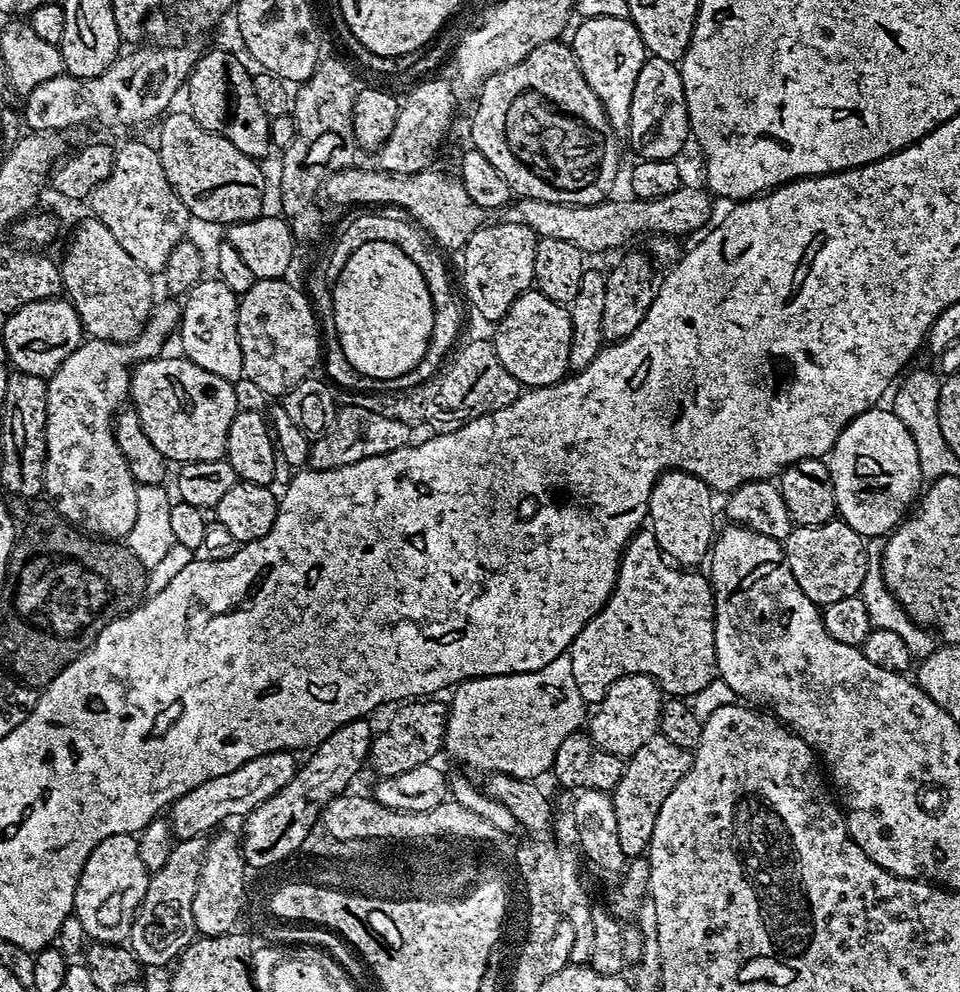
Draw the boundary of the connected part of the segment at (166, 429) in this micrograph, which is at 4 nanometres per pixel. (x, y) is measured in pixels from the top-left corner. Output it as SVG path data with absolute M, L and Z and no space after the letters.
M168 355L139 361L131 369L130 404L136 409L142 430L146 430L146 438L154 442L165 461L176 460L177 465L225 459L230 422L234 422L238 411L237 385L202 370L183 355Z

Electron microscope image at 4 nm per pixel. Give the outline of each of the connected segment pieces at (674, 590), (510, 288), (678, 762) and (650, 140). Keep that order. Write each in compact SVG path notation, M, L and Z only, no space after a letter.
M641 530L632 537L620 558L620 572L616 575L612 597L577 634L570 649L574 682L578 682L578 694L582 694L585 705L600 705L610 686L618 682L618 678L630 674L654 678L661 692L672 698L690 698L714 679L717 675L714 646L716 603L709 577L699 576L696 572L699 571L685 570L670 562L660 551L651 530Z
M514 222L486 224L464 243L464 292L484 320L498 322L523 292L534 284L534 250L537 234L530 226Z
M657 735L642 746L633 756L627 757L624 773L618 786L610 795L614 802L614 815L618 817L618 843L626 858L643 857L654 834L654 822L658 822L658 810L666 802L670 790L682 782L686 770L690 770L693 753L682 746L674 746L665 736Z
M649 55L644 61L642 70L638 70L638 78L634 82L634 98L630 98L630 122L626 129L632 135L632 148L640 160L676 160L683 150L684 143L689 143L688 107L686 94L682 86L679 67L666 58Z

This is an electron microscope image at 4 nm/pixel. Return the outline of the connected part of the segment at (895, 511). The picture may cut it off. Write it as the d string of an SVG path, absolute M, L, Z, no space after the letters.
M884 406L855 416L834 442L826 463L834 482L839 519L865 538L887 537L905 519L922 492L925 477L918 466L918 446L914 446L910 430Z

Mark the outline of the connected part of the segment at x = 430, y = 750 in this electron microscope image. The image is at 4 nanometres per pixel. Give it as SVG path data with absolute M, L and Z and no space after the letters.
M417 698L411 702L404 702L395 709L396 713L388 720L388 729L385 732L377 731L372 737L372 748L368 751L367 763L377 773L377 777L397 776L406 770L414 770L414 766L435 761L436 755L444 748L444 735L448 729L448 704L439 704L436 698Z

